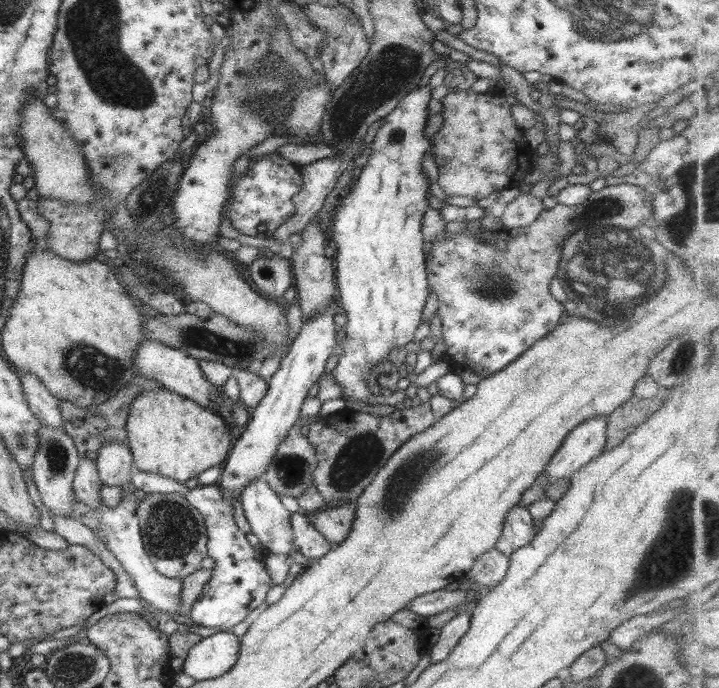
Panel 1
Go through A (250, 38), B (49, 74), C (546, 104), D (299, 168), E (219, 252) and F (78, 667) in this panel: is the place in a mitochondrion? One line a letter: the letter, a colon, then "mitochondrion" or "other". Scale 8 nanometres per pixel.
A: mitochondrion
B: other
C: other
D: other
E: other
F: mitochondrion

